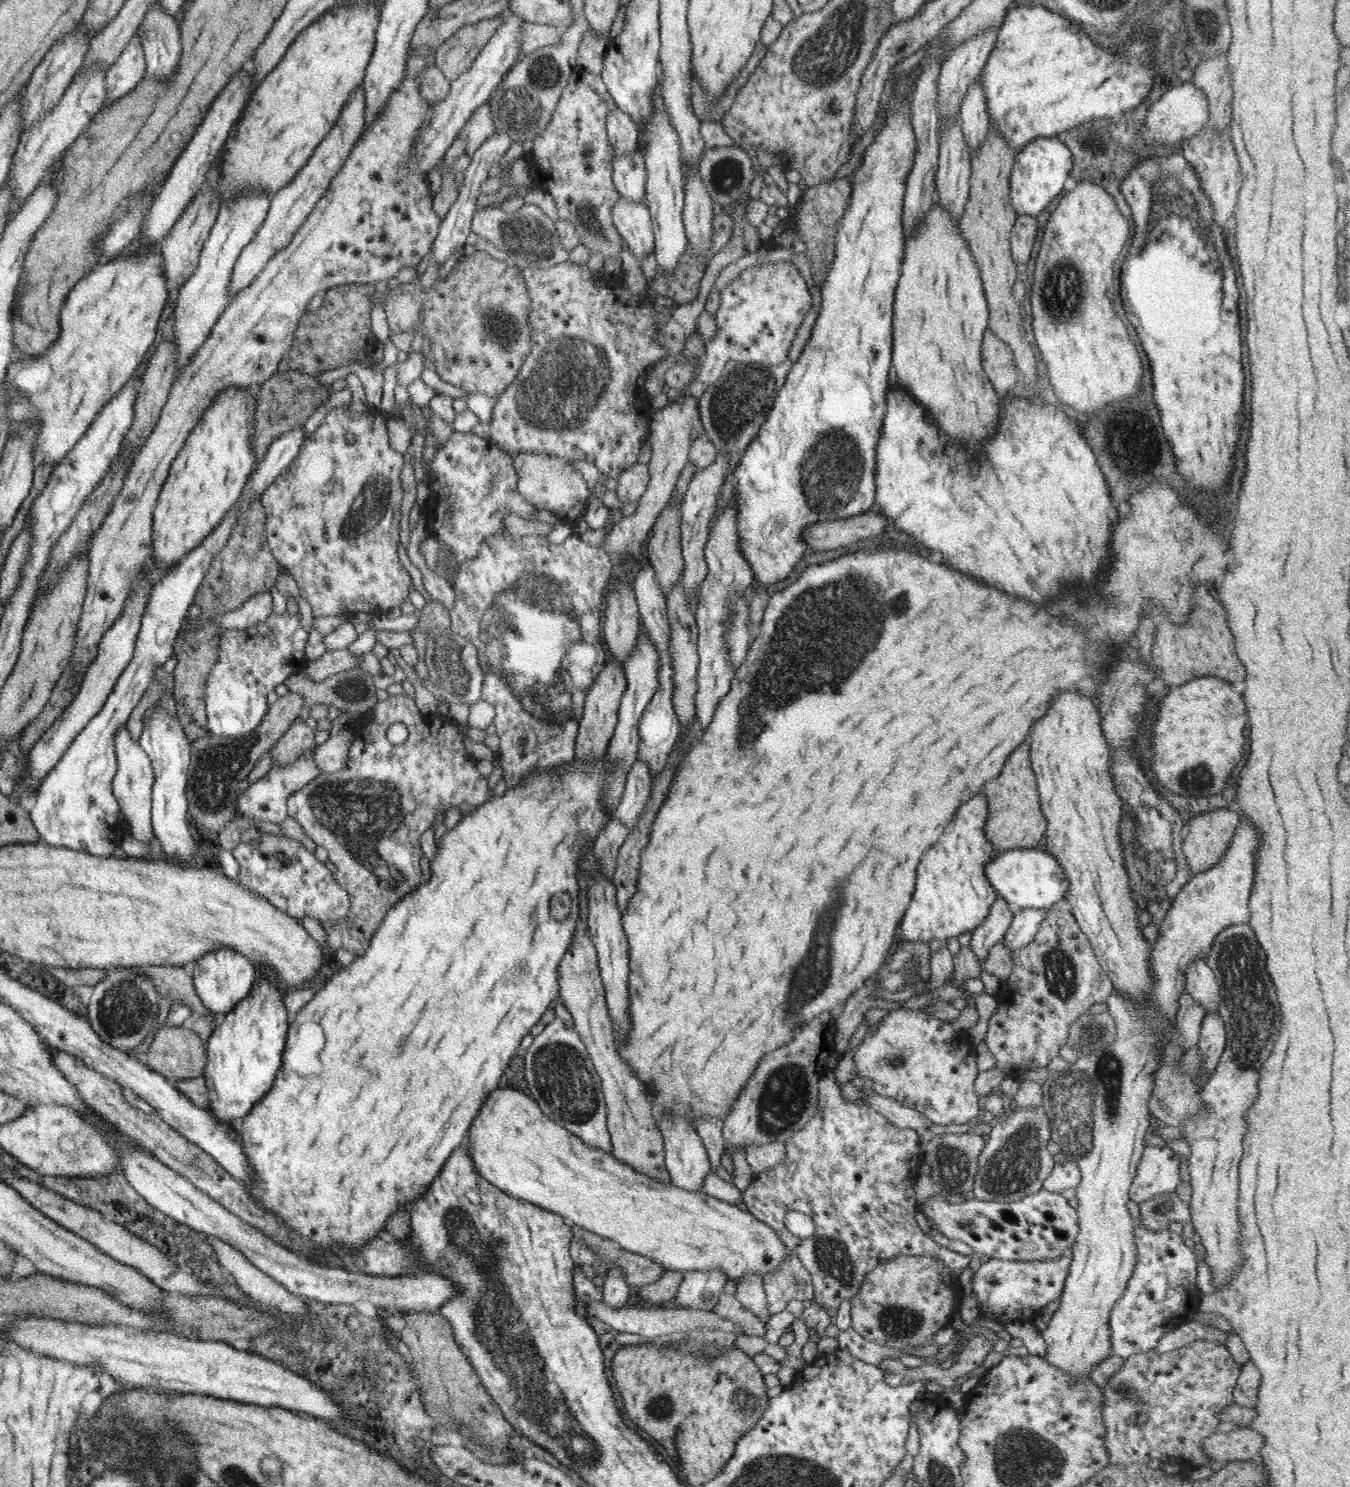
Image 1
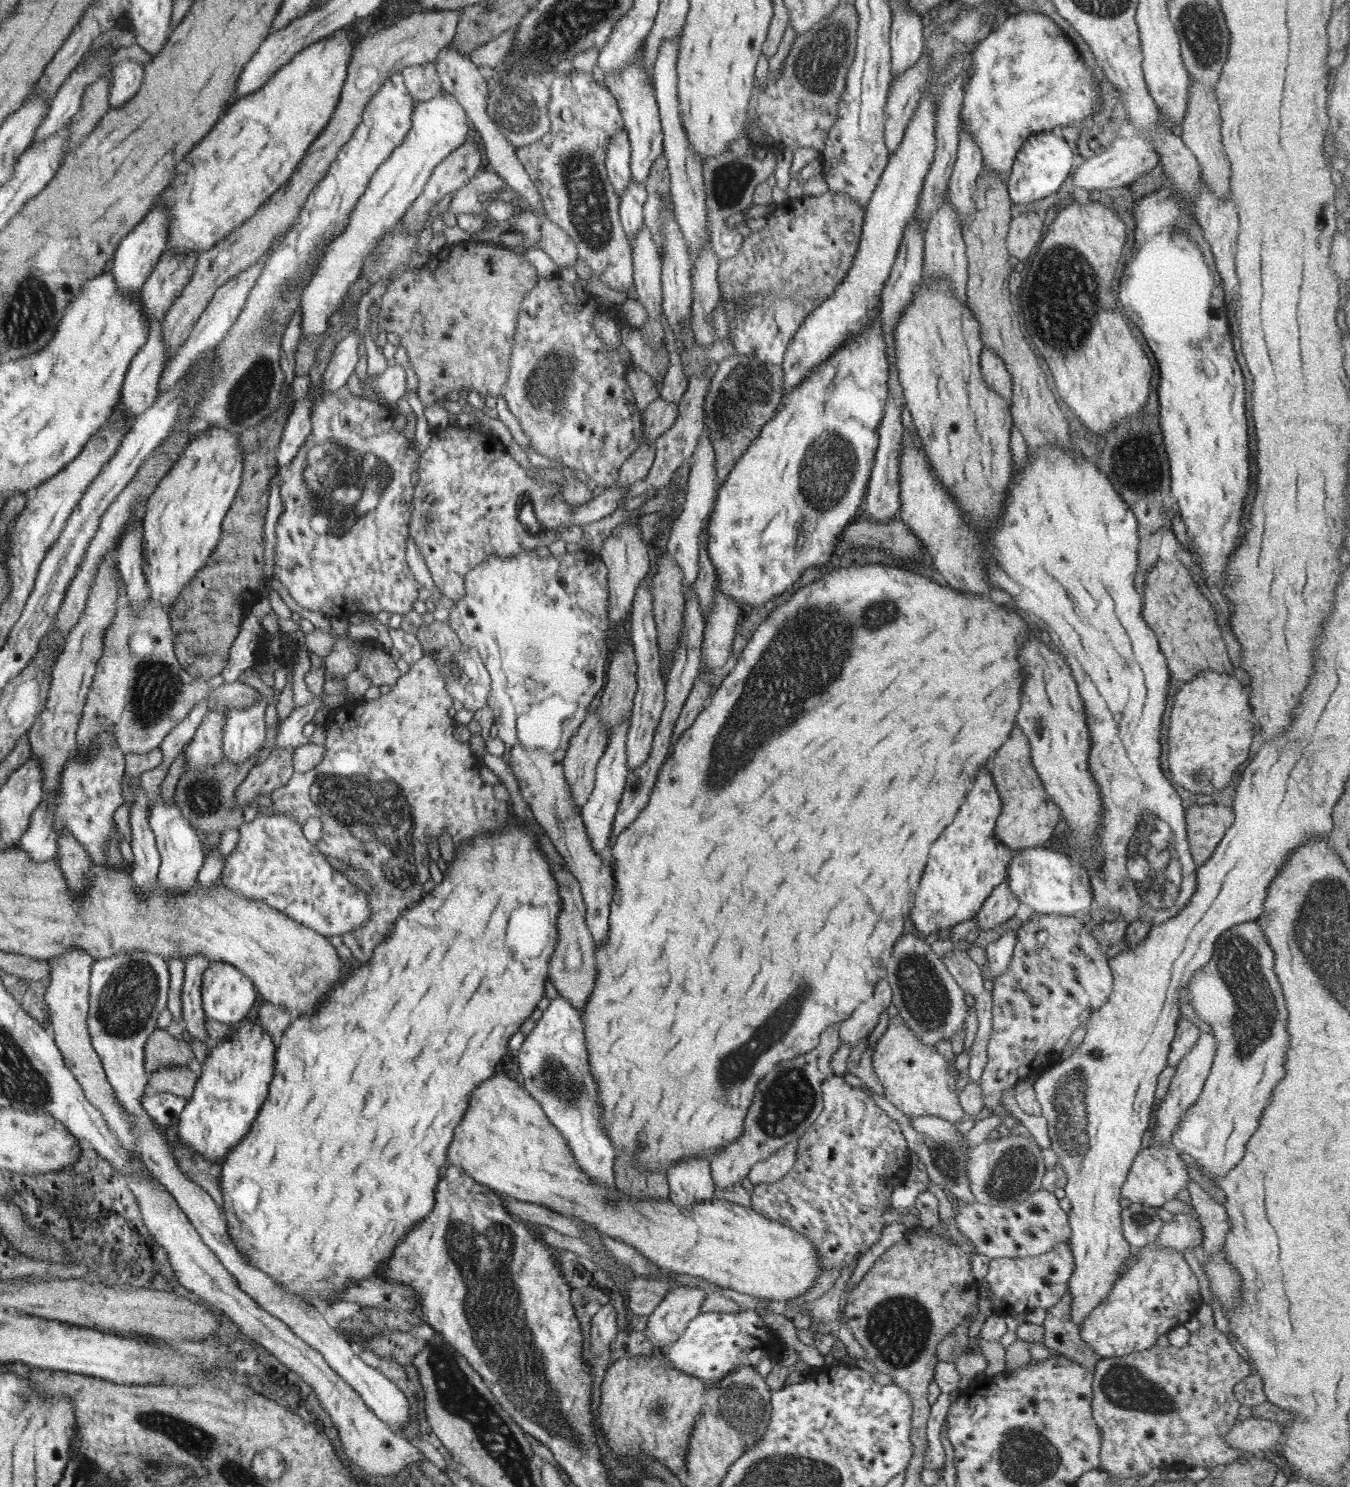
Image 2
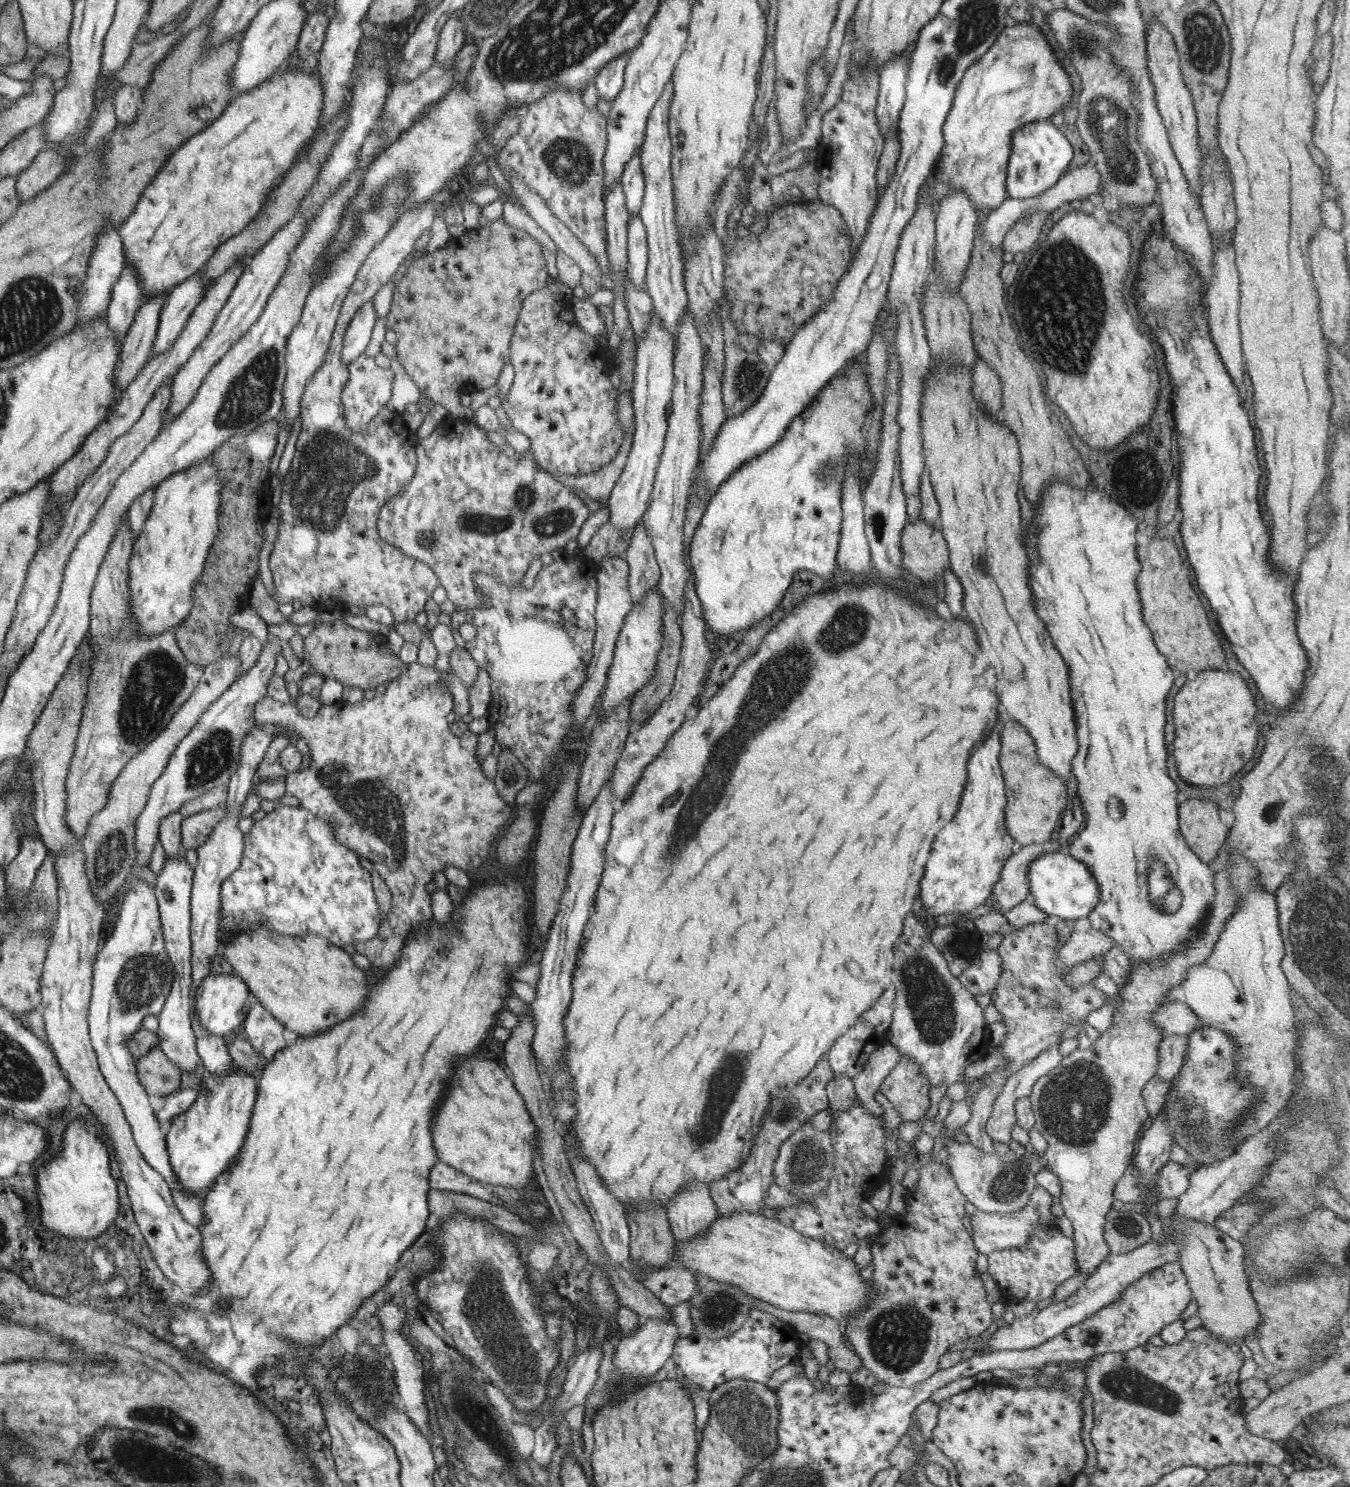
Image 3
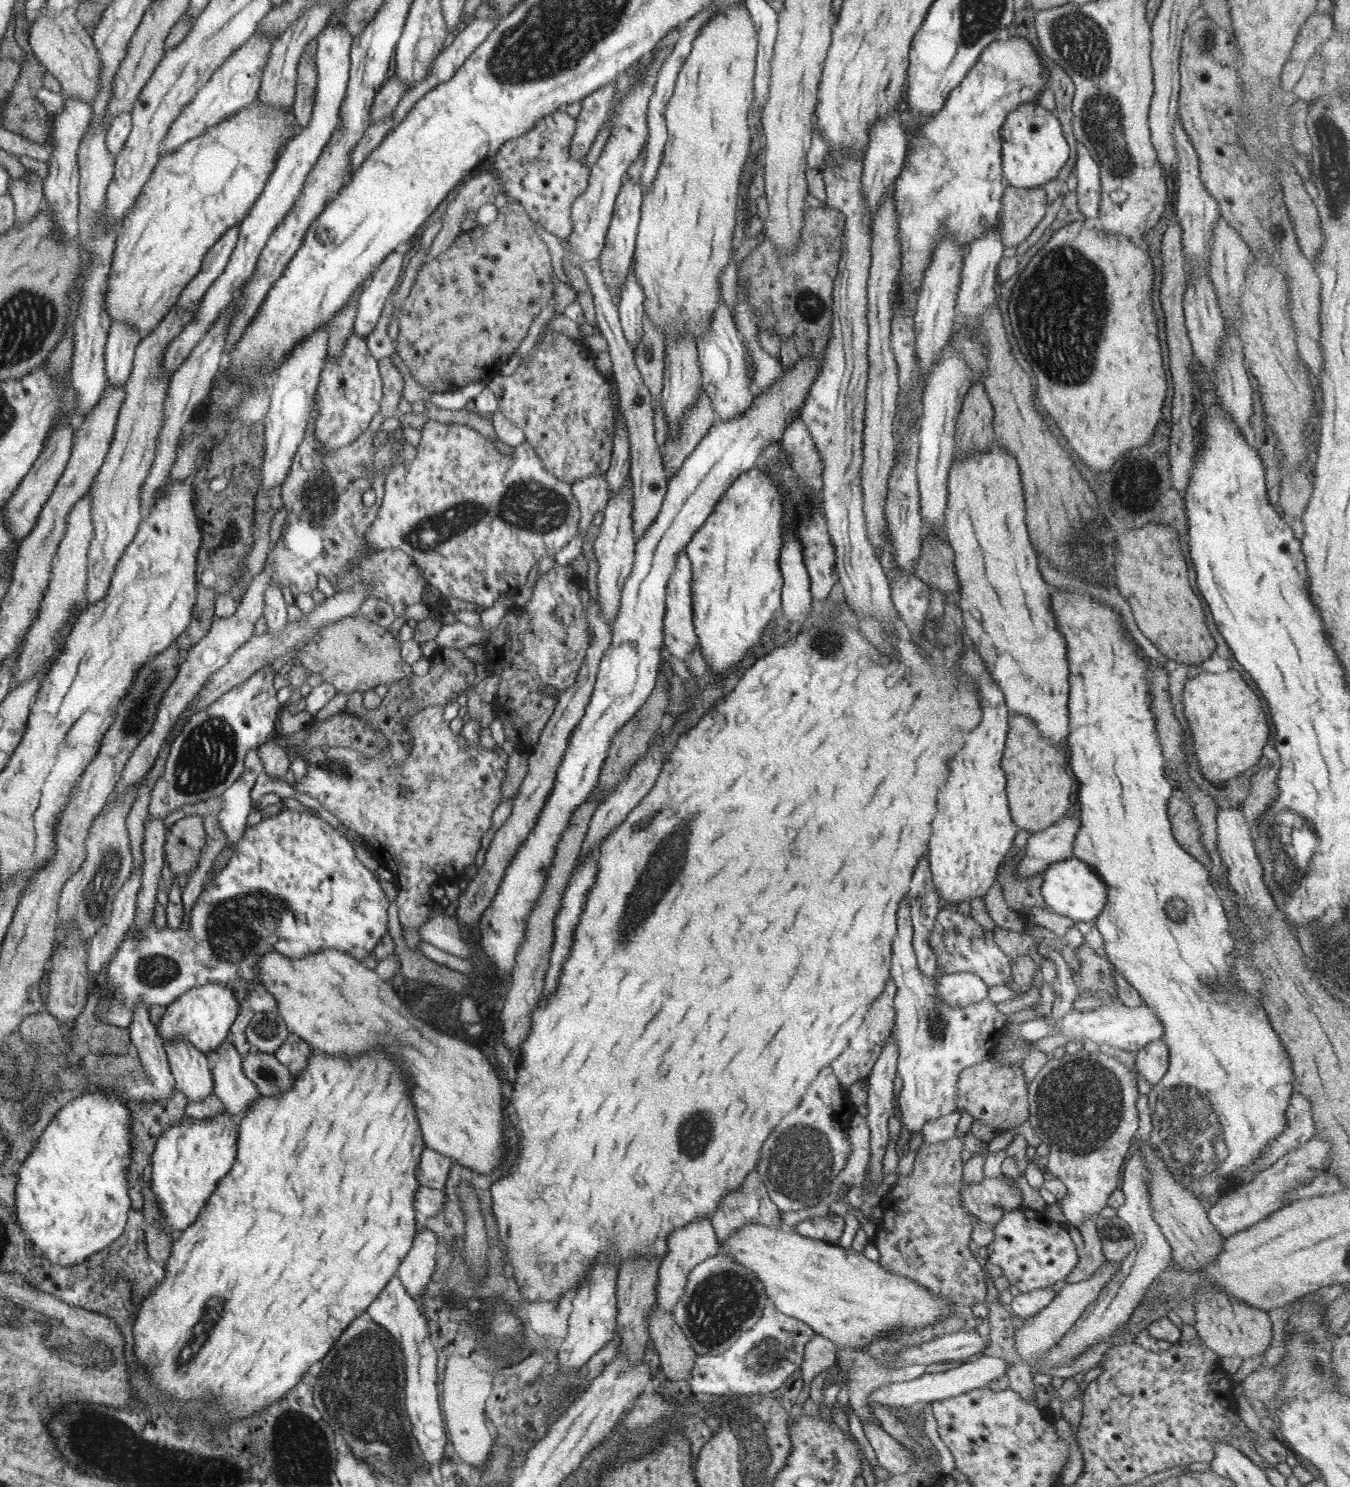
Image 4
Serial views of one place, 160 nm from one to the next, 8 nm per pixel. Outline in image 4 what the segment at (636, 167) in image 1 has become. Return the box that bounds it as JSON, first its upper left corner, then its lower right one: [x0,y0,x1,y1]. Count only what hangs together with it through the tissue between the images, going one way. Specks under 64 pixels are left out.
[616,260,644,349]

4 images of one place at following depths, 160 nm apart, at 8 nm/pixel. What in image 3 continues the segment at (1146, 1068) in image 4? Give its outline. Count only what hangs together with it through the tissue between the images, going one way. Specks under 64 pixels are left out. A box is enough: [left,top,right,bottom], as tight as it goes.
[1155,1035,1187,1082]

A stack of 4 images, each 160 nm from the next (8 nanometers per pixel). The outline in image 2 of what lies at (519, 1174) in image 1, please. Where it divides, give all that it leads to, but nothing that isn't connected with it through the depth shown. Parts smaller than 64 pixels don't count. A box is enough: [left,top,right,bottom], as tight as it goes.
[447,1073,821,1303]

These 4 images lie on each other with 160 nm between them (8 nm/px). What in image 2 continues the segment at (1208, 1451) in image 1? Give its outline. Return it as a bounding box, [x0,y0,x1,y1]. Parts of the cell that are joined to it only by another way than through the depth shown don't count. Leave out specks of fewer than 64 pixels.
[1224,1417,1282,1456]

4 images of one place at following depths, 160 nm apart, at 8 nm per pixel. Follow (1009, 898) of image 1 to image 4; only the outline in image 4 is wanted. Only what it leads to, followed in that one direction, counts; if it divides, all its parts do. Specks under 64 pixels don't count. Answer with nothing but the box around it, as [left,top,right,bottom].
[1040,857,1107,922]

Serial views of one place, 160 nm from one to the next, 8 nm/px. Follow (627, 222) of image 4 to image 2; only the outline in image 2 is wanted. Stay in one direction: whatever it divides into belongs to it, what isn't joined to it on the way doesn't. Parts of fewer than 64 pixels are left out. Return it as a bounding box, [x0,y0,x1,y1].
[603,44,663,183]

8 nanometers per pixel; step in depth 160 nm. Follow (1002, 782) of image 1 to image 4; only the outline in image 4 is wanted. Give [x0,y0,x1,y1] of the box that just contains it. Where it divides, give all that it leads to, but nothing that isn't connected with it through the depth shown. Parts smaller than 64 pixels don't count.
[1001,714,1073,834]

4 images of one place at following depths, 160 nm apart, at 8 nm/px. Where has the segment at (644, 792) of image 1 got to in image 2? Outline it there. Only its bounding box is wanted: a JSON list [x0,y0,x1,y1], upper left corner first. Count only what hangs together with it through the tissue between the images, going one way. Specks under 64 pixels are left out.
[625,572,664,771]

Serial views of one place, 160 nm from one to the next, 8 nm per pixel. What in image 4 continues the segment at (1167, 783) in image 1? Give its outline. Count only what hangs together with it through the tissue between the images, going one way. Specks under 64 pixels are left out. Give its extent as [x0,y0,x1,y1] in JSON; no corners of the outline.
[1183,670,1267,787]

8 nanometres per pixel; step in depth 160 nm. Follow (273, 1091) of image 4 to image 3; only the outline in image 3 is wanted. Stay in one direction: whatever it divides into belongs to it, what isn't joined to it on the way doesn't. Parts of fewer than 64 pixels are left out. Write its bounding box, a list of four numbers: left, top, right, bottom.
[225,1032,267,1079]

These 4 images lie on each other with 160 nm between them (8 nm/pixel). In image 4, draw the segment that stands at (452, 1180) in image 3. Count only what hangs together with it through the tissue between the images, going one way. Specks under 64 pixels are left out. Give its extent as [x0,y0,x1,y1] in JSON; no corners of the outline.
[415,1147,451,1189]

